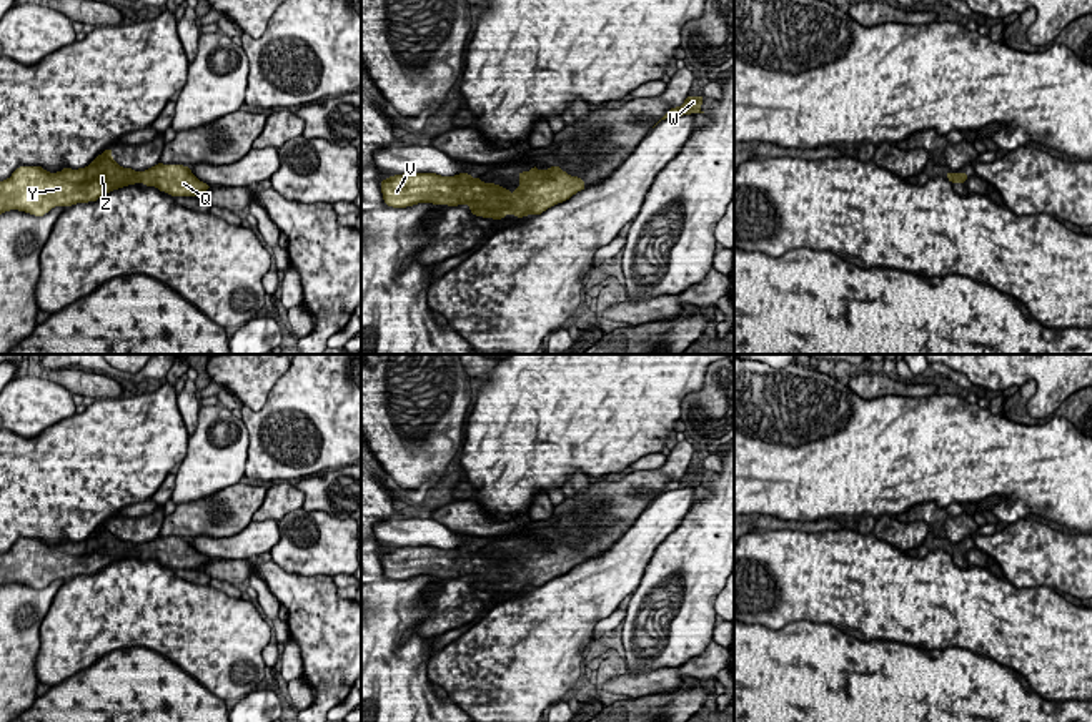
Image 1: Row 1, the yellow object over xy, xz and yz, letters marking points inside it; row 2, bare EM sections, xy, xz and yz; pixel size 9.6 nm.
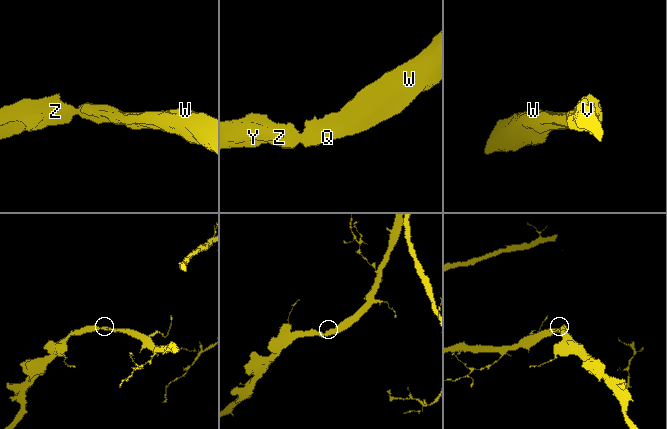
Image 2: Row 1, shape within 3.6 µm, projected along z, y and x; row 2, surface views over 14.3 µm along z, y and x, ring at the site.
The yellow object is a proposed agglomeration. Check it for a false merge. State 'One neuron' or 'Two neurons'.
One neuron

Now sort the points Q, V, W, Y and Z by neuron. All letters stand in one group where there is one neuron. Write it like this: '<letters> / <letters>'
Q V W Y Z

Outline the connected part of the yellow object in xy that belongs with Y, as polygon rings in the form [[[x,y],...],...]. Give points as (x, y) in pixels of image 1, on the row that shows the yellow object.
[[[112,148],[103,150],[88,166],[50,173],[42,166],[18,166],[0,181],[0,215],[10,210],[43,216],[55,206],[97,201],[103,195],[135,183],[156,186],[176,196],[198,196],[211,186],[200,181],[191,168],[158,163],[145,171],[120,166]]]

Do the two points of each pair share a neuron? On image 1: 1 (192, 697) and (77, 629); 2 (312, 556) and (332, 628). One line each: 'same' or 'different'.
1: different
2: different

